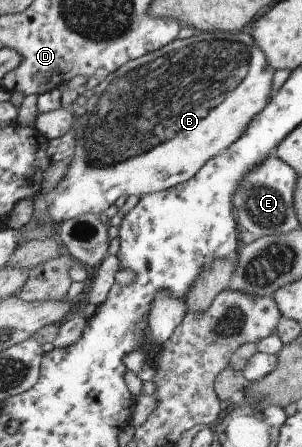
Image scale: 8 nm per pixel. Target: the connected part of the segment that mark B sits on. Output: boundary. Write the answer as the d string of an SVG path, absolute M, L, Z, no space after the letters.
M250 29L243 32L226 33L223 31L211 32L196 32L188 38L175 39L167 46L147 54L143 58L133 59L131 62L121 66L116 73L111 74L108 78L101 81L95 88L93 88L94 95L87 100L87 106L83 113L75 117L72 128L76 133L76 142L74 147L74 154L68 167L66 176L58 183L51 194L44 196L47 204L47 214L49 215L49 222L57 228L71 218L79 218L81 214L93 212L93 214L103 214L105 210L109 210L121 196L143 196L144 194L151 194L161 192L162 190L169 190L175 188L191 178L195 178L196 174L213 158L219 156L221 152L229 150L243 134L245 130L249 130L249 126L253 124L253 118L257 118L257 114L261 114L269 101L272 100L271 84L273 84L273 74L276 68L269 63L265 52L257 46L255 38Z

